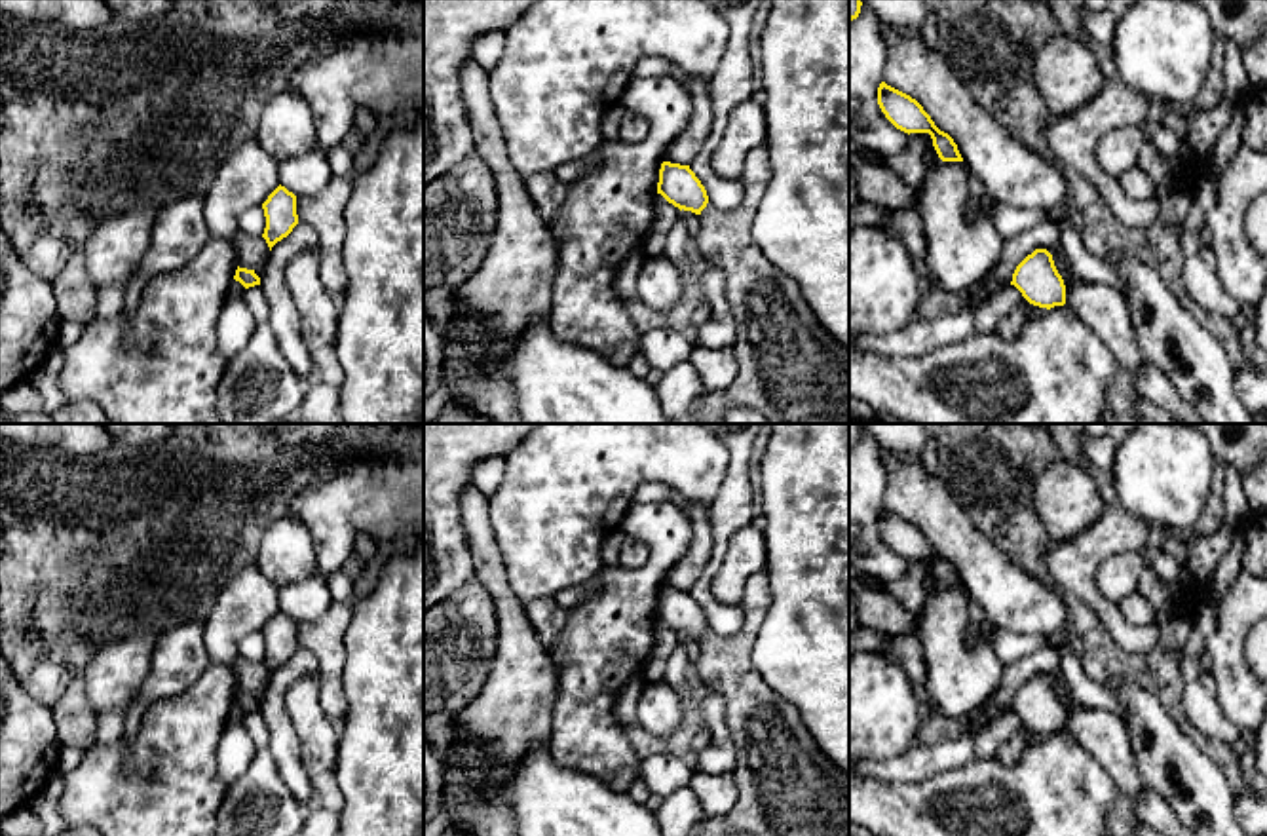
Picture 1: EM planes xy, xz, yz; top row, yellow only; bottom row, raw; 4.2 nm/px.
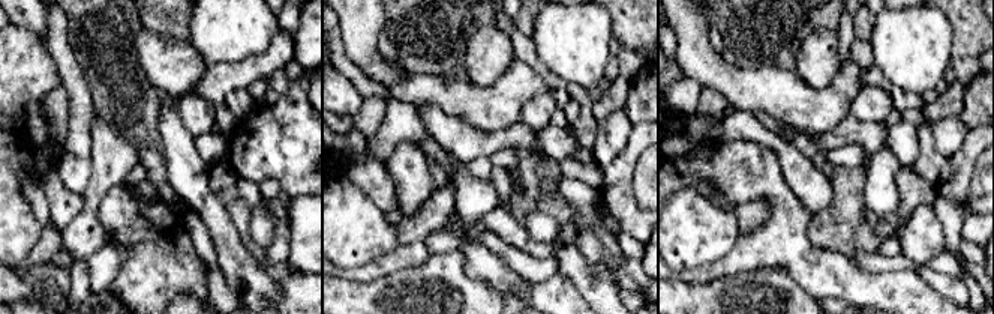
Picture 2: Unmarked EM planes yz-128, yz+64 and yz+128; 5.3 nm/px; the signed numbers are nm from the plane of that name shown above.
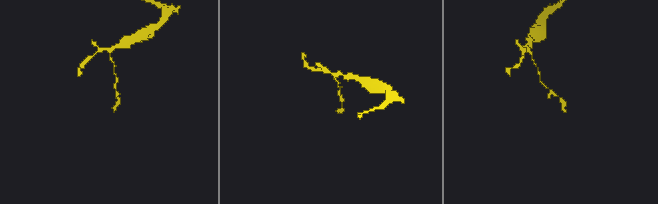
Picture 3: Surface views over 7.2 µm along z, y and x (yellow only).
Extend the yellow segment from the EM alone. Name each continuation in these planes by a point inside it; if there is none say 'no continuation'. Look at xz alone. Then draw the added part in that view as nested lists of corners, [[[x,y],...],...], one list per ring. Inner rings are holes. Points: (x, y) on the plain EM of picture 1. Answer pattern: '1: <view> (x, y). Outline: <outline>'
no continuation

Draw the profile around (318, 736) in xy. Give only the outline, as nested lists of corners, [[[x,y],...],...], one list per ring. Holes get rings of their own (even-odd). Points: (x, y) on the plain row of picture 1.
[[[300,676],[287,692],[287,711],[300,741],[300,758],[313,779],[336,770],[340,728],[334,726],[319,703],[317,676]]]

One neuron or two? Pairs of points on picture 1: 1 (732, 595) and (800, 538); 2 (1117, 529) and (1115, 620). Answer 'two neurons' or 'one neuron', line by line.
1: two neurons
2: one neuron

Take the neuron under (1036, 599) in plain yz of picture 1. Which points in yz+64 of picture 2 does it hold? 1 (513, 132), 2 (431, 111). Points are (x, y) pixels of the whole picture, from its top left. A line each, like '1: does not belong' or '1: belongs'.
1: belongs
2: belongs

